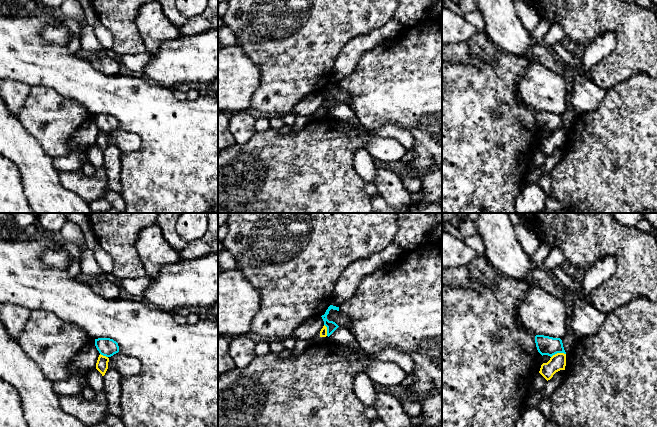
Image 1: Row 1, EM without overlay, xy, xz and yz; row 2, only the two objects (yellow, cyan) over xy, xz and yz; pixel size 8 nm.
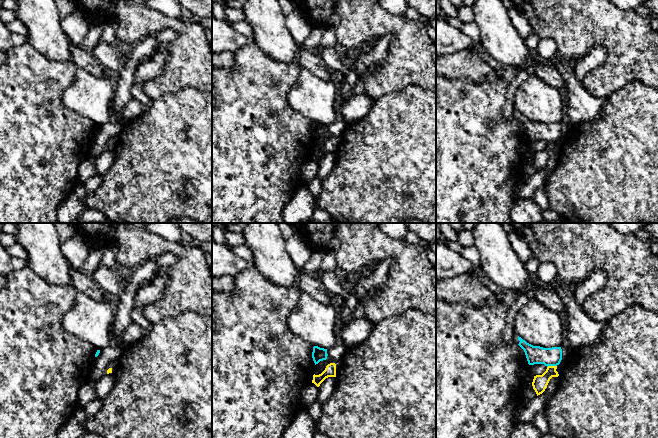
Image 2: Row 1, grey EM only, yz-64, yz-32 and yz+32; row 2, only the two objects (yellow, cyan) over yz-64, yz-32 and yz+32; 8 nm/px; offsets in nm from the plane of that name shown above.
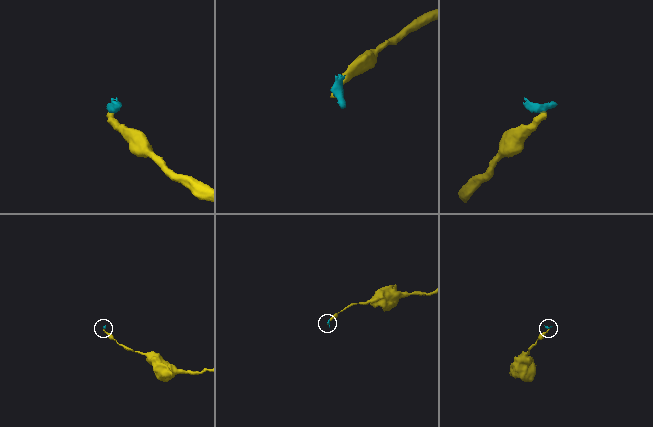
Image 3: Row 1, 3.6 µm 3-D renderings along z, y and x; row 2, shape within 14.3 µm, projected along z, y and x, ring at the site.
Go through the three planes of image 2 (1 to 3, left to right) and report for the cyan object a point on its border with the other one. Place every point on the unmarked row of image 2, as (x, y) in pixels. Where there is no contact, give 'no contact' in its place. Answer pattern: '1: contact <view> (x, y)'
1: no contact
2: no contact
3: contact yz+32 (551, 142)

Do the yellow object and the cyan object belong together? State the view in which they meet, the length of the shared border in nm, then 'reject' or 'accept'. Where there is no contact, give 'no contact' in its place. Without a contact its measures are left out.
yz | 120 nm | reject

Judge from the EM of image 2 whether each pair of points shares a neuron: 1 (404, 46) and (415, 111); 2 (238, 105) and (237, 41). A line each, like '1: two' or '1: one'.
1: two
2: two

